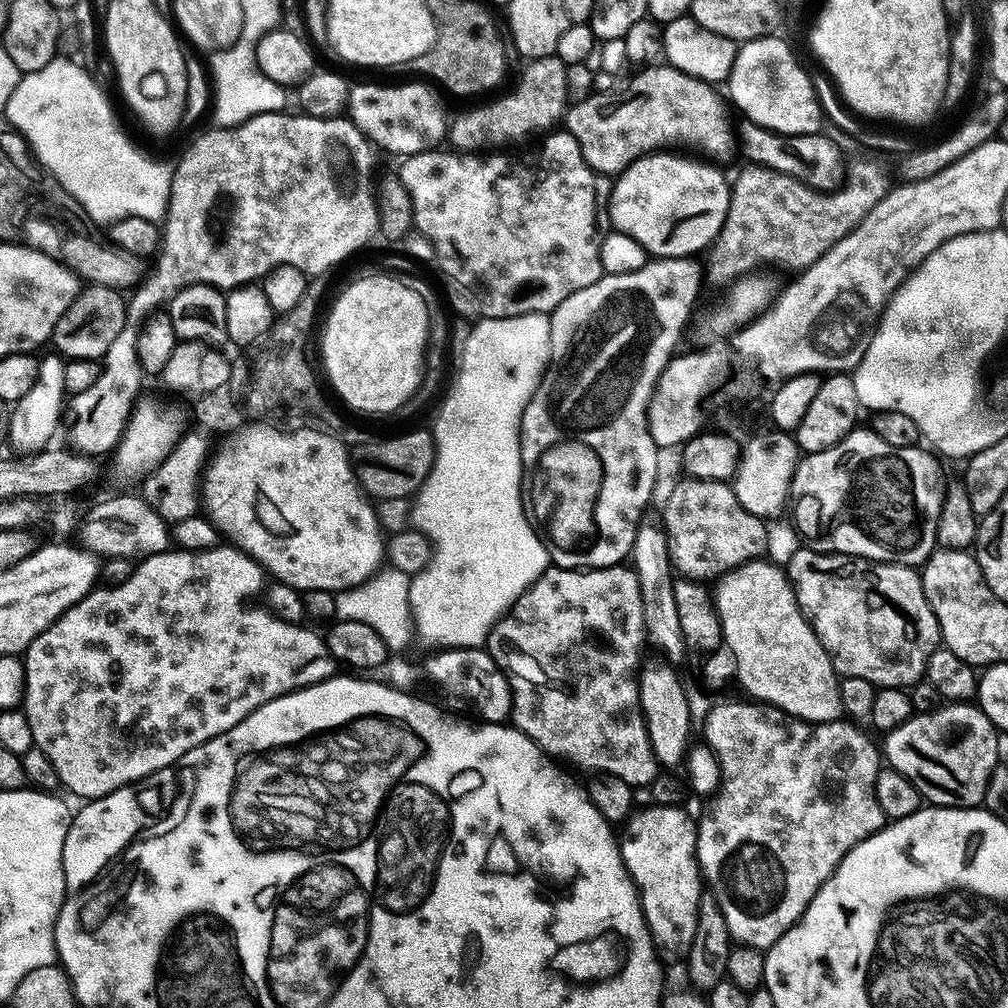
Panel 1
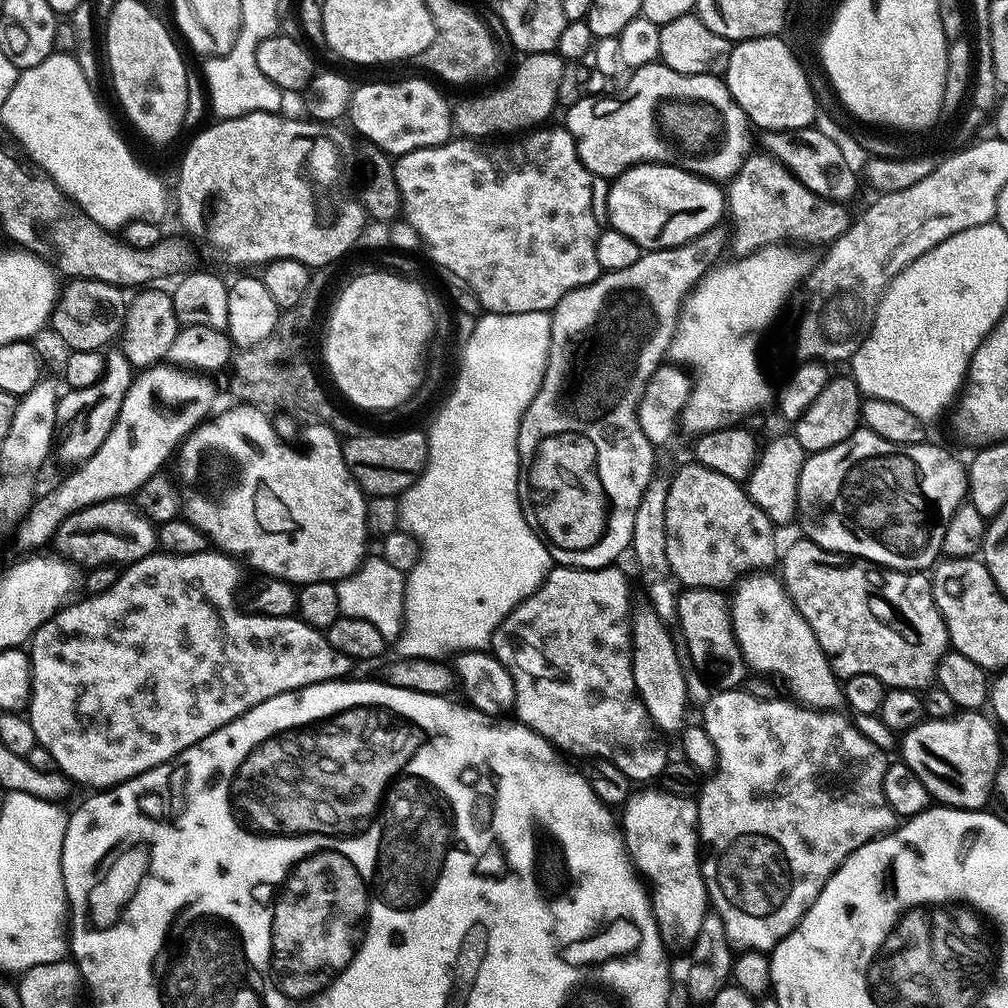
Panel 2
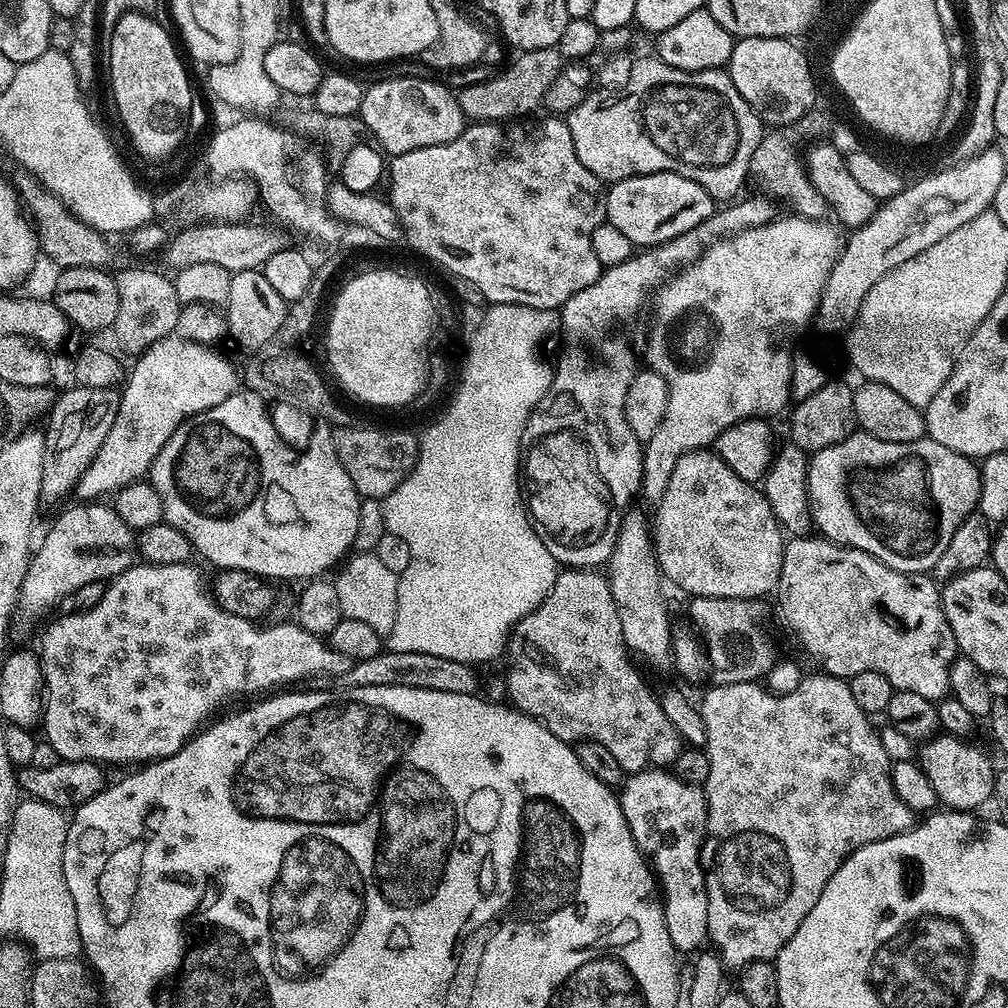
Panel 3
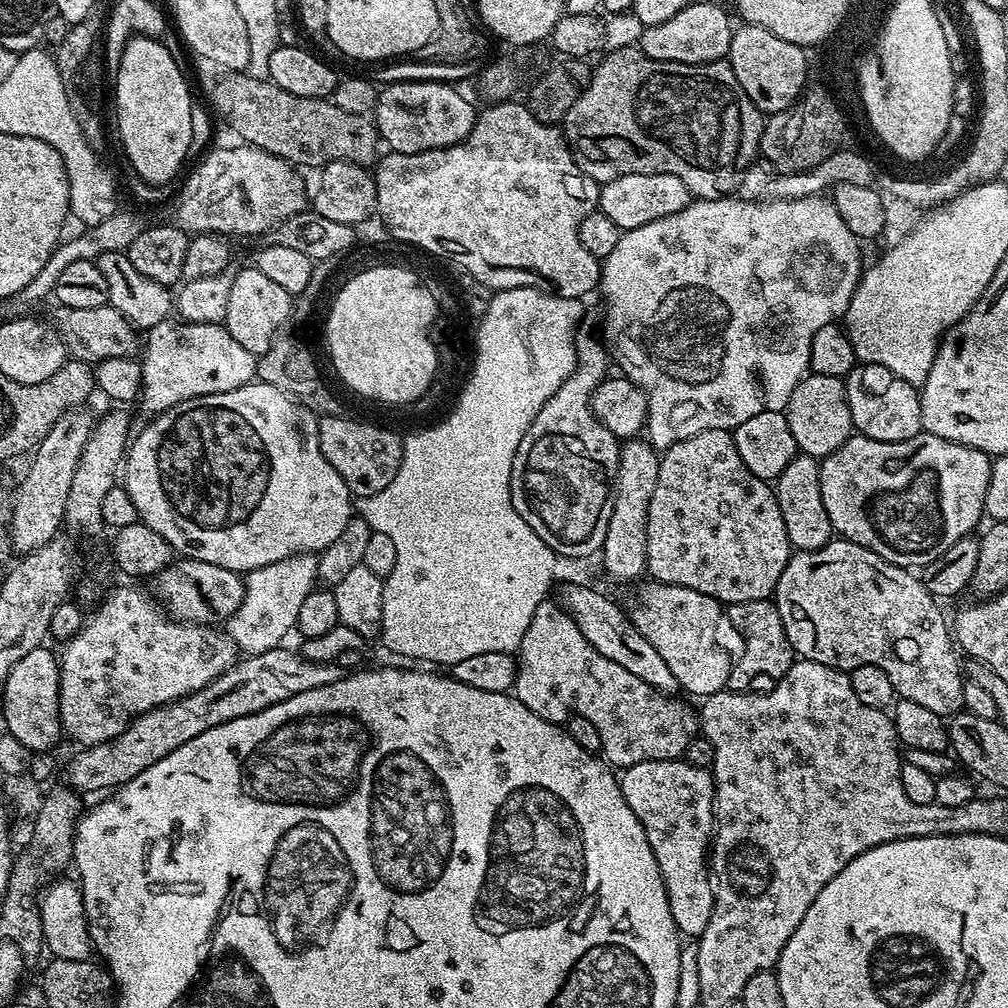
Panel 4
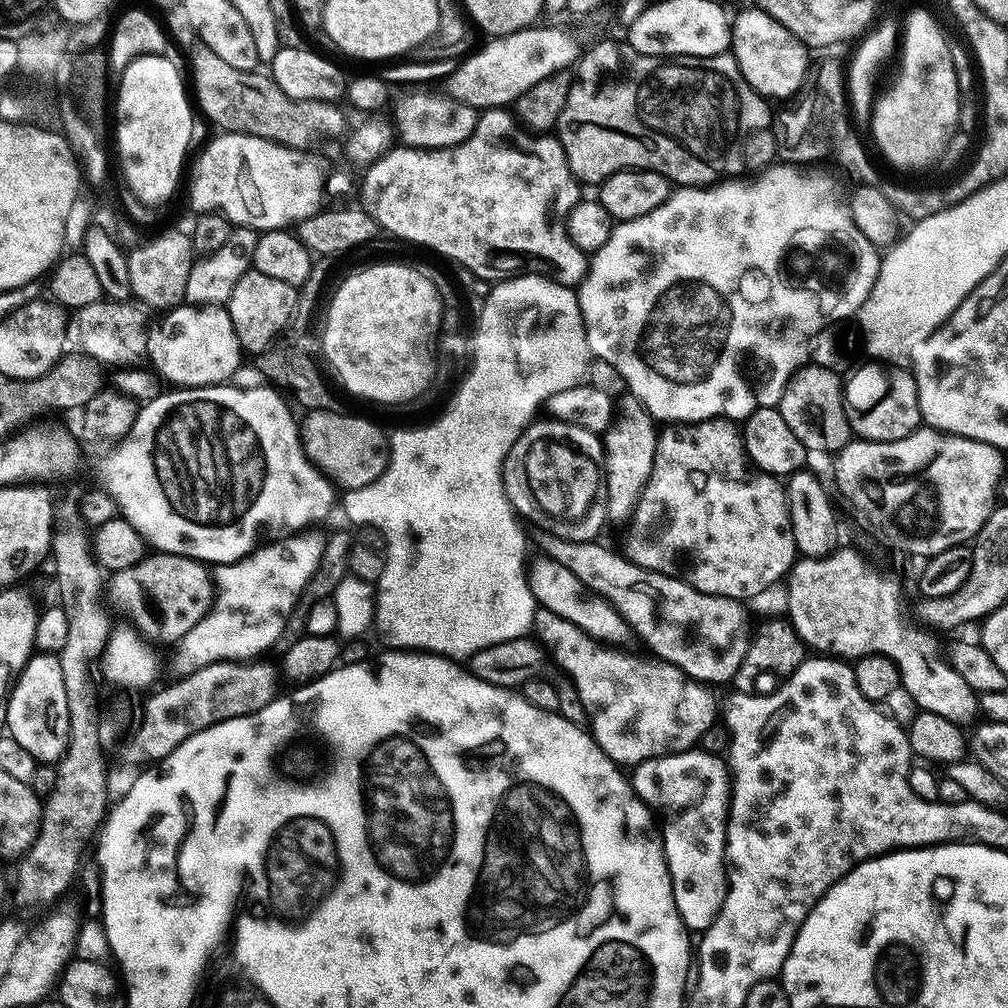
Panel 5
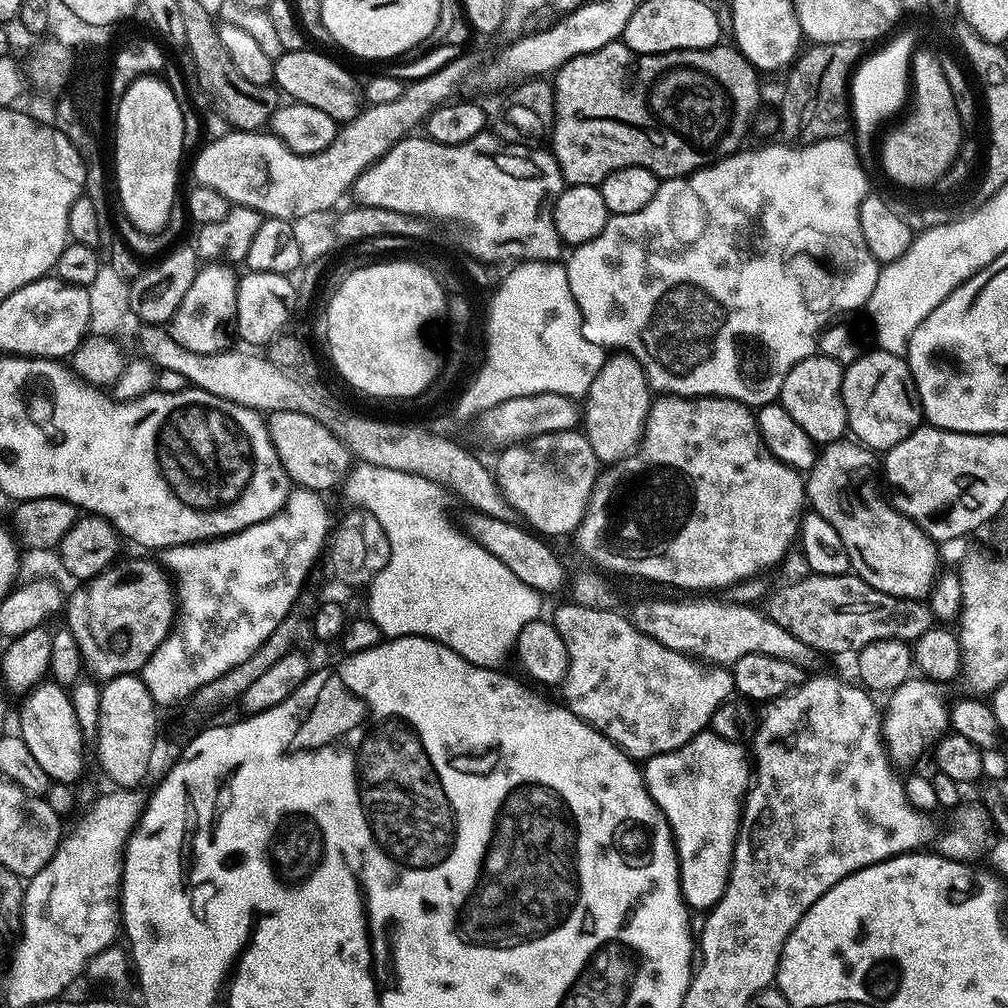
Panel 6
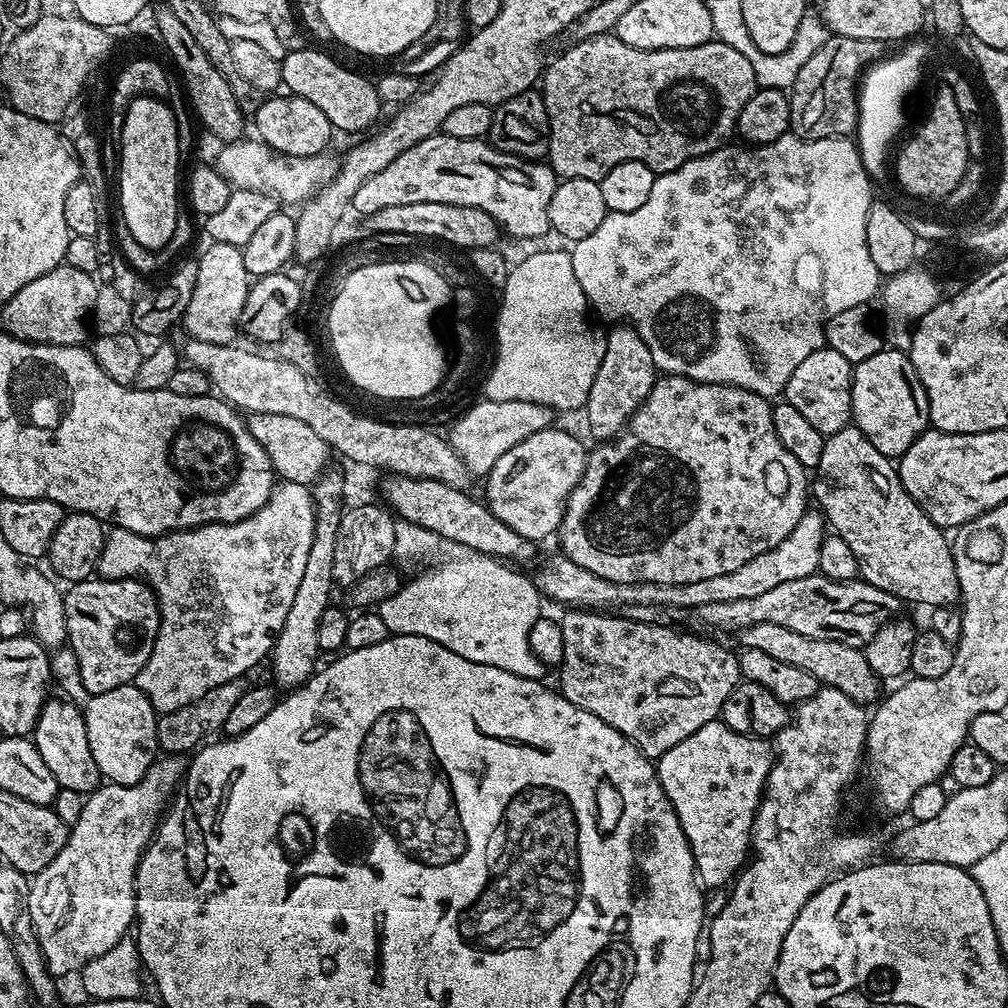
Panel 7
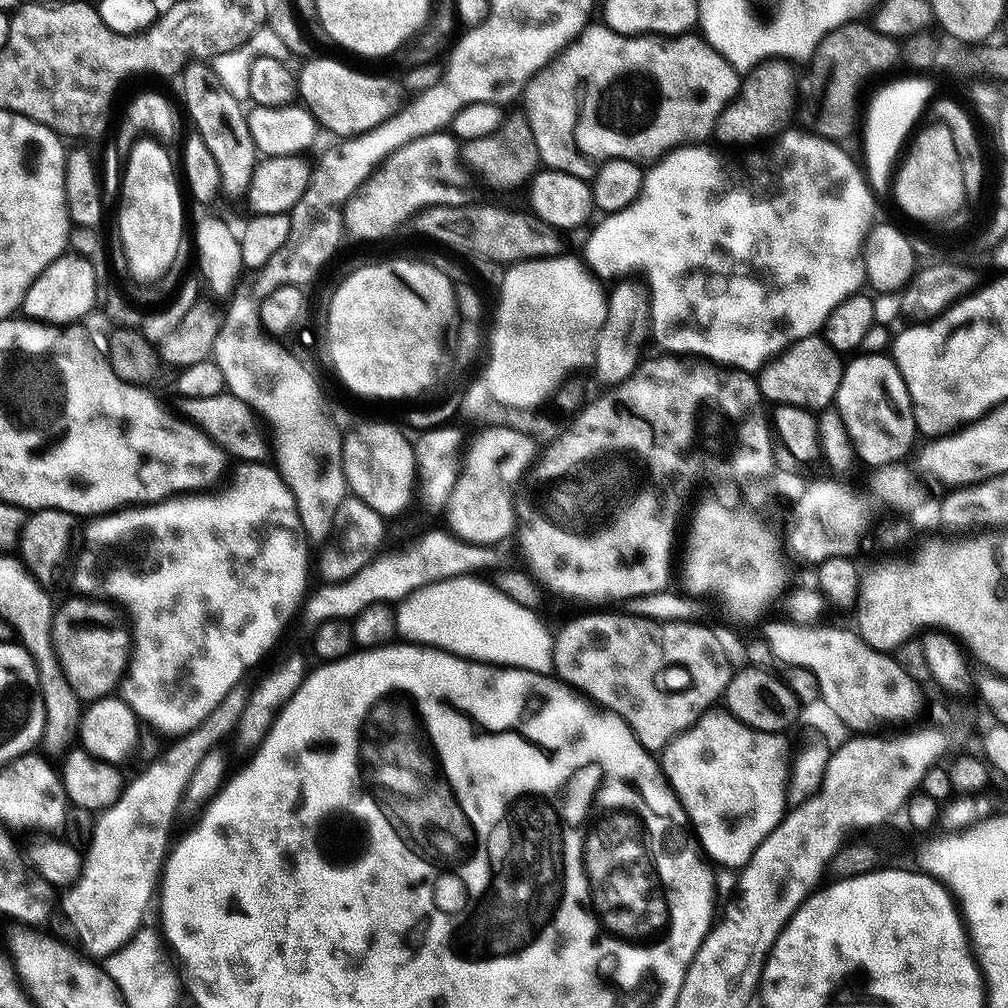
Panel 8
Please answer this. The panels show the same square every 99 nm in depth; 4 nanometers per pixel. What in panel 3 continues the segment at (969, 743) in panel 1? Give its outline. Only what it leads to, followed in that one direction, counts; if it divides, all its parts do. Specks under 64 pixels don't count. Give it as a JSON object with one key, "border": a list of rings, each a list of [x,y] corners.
{"border":[[[947,734],[937,735],[919,749],[918,763],[926,770],[936,791],[936,799],[945,809],[971,813],[992,800],[992,787],[996,785],[997,769],[992,768],[988,756],[979,752],[967,739]]]}

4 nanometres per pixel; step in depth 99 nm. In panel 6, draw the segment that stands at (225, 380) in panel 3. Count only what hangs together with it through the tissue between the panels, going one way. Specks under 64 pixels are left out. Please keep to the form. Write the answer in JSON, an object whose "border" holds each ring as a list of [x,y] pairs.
{"border":[[[212,262],[196,273],[190,290],[186,290],[186,298],[182,298],[182,306],[178,306],[170,321],[170,335],[178,345],[199,356],[214,355],[229,347],[228,332],[230,336],[238,302],[238,276],[231,270],[223,263]]]}

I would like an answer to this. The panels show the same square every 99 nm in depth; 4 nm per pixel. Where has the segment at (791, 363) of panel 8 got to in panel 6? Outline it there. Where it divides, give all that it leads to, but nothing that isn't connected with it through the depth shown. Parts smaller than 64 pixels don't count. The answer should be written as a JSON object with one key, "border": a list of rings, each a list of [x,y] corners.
{"border":[[[819,354],[807,356],[790,374],[786,374],[786,382],[782,382],[782,390],[778,403],[784,407],[786,414],[810,434],[810,438],[818,446],[845,439],[849,431],[848,415],[842,398],[842,378],[845,365],[834,362],[834,358],[826,358]]]}

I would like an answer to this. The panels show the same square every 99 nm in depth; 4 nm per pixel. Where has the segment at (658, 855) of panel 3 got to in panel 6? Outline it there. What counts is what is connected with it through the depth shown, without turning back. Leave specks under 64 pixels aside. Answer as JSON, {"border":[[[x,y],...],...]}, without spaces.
{"border":[[[711,730],[699,732],[678,750],[652,756],[642,768],[644,784],[660,812],[668,819],[680,862],[680,893],[689,909],[711,910],[722,898],[732,869],[736,834],[740,830],[742,801],[750,787],[750,756],[743,743],[727,740]]]}

